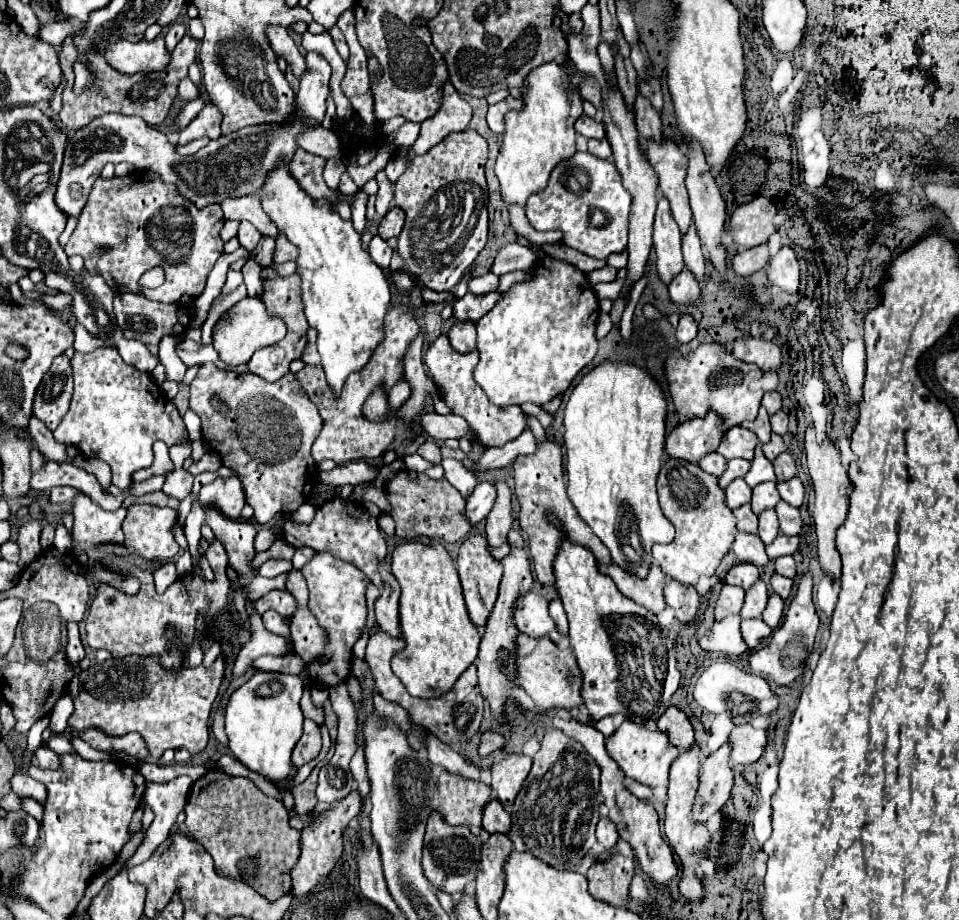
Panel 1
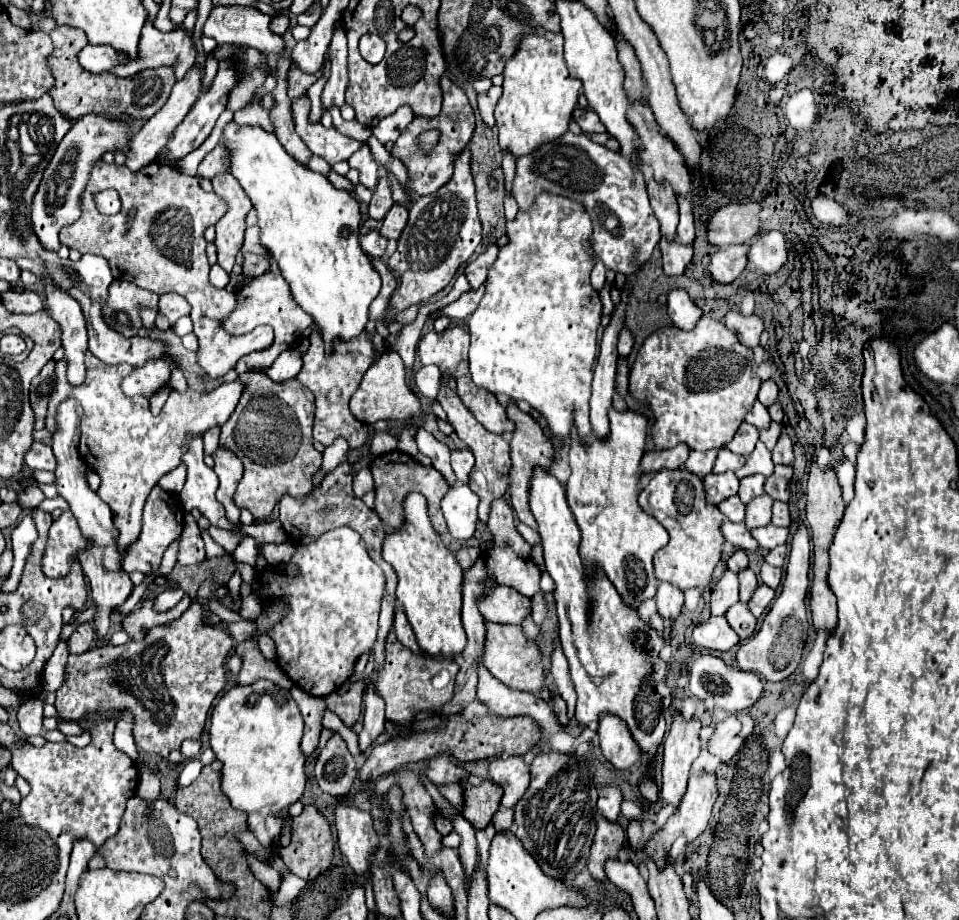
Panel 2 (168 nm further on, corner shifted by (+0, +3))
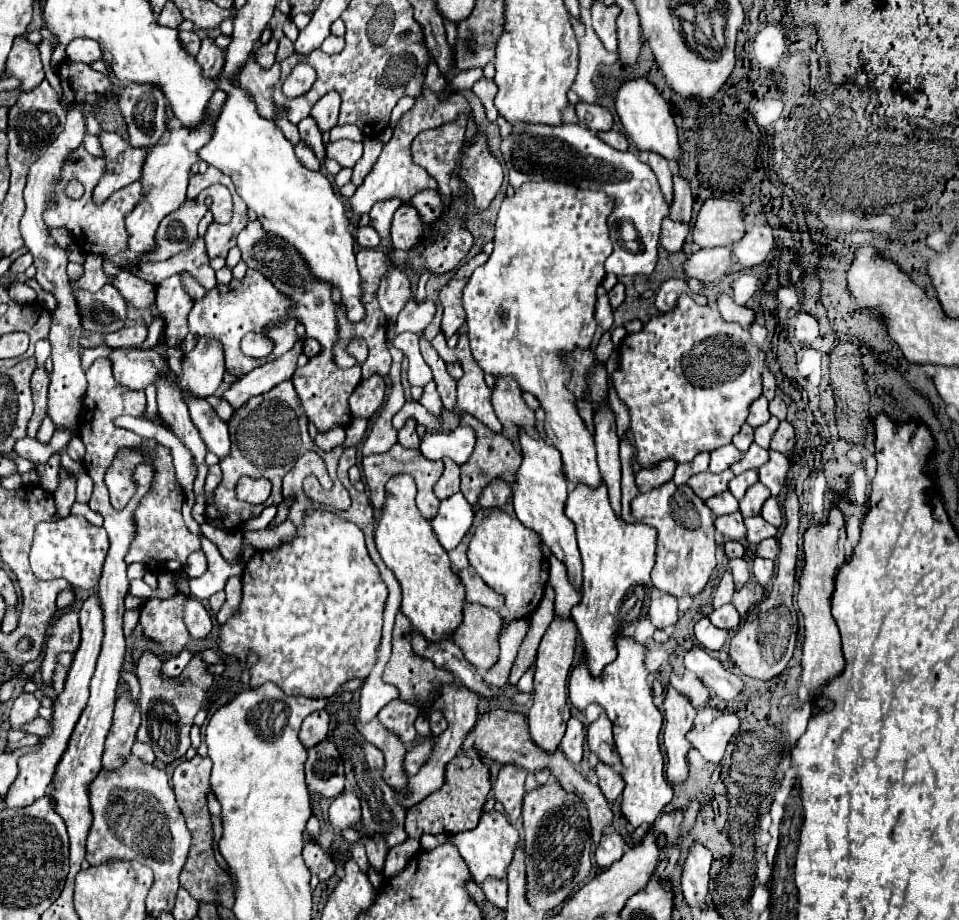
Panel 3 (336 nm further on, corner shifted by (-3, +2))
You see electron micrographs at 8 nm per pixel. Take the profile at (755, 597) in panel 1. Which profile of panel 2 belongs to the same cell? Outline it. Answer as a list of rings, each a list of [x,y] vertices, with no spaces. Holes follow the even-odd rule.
[[[743,569],[737,573],[737,577],[739,577],[739,601],[747,603],[759,585],[757,575],[751,569]]]

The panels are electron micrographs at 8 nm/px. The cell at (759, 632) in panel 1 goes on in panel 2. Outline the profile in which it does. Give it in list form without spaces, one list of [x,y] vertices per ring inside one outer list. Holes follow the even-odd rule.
[[[741,603],[733,605],[727,609],[725,613],[725,619],[729,621],[729,625],[733,627],[733,631],[741,637],[741,639],[747,639],[755,633],[755,627],[757,627],[757,619],[749,613],[749,609]]]

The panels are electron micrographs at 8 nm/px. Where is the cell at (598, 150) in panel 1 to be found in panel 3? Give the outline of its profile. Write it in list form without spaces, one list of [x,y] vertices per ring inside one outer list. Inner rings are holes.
[[[608,130],[608,132],[598,132],[598,138],[602,142],[606,142],[608,146],[616,148],[616,150],[628,150],[628,140],[622,132],[614,132],[614,130]]]

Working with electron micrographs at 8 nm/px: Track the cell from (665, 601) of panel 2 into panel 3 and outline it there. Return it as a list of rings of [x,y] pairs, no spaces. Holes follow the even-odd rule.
[[[662,594],[650,602],[648,614],[656,628],[674,626],[678,620],[678,600],[670,594]]]

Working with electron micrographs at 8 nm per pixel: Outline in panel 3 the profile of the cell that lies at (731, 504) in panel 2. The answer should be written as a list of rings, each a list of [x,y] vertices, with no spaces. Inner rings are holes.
[[[724,492],[716,498],[708,498],[706,500],[706,506],[716,514],[716,516],[724,516],[724,514],[732,514],[738,510],[738,500],[730,494],[730,492]]]

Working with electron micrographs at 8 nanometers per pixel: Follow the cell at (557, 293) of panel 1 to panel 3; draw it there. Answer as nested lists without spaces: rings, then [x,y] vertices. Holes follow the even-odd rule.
[[[528,182],[524,188],[516,190],[516,194],[512,198],[504,198],[500,212],[498,212],[498,220],[496,220],[496,234],[494,234],[494,252],[490,254],[488,262],[480,268],[474,270],[474,274],[470,276],[466,288],[464,288],[464,310],[466,310],[466,324],[468,324],[468,338],[470,338],[470,348],[474,354],[476,364],[484,370],[484,374],[490,374],[494,378],[506,378],[512,376],[518,386],[524,392],[530,392],[538,402],[540,408],[546,412],[546,420],[544,420],[544,430],[546,430],[546,438],[548,442],[560,452],[562,456],[562,464],[564,464],[564,474],[566,480],[570,484],[588,484],[588,486],[598,486],[600,484],[600,470],[596,464],[596,446],[594,446],[594,436],[588,432],[584,420],[578,414],[578,406],[576,406],[576,396],[568,390],[568,382],[572,380],[572,366],[568,364],[568,356],[574,350],[590,350],[592,346],[592,338],[596,332],[596,318],[594,318],[594,304],[596,304],[596,288],[604,278],[604,262],[606,258],[612,254],[612,242],[608,236],[608,226],[606,220],[610,216],[614,208],[614,202],[604,194],[604,192],[590,192],[590,190],[576,190],[574,186],[564,186],[564,184],[556,184],[556,182]]]

